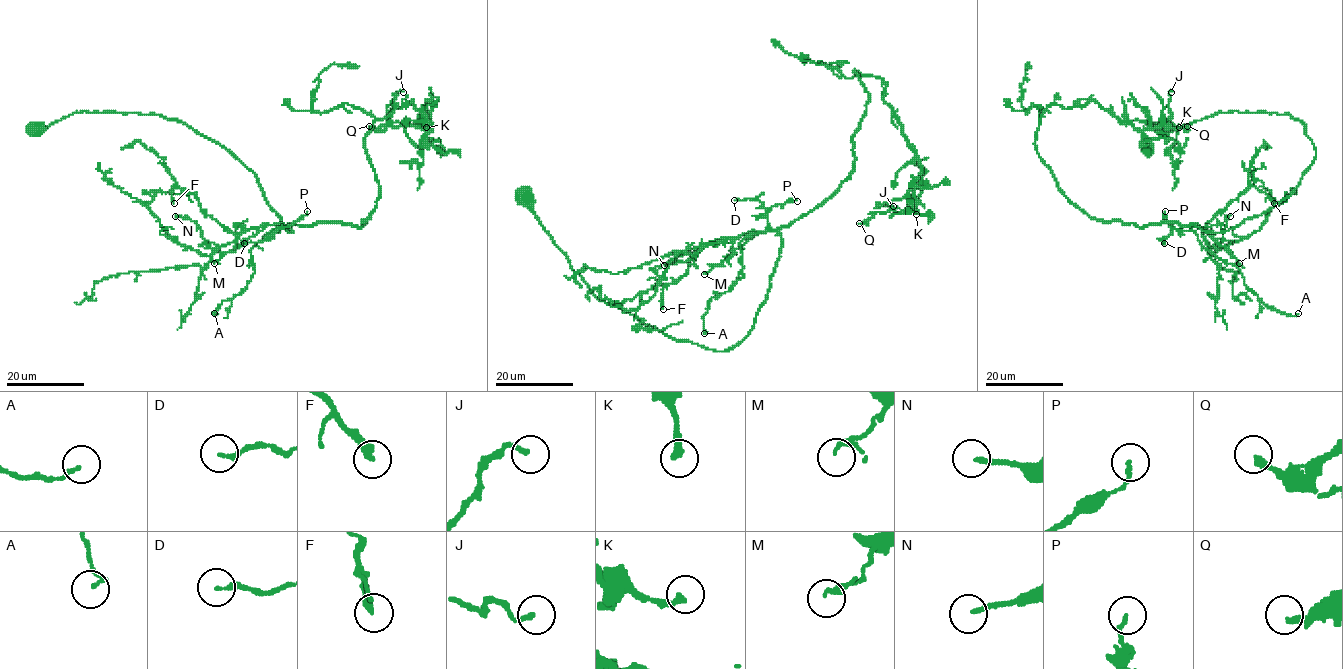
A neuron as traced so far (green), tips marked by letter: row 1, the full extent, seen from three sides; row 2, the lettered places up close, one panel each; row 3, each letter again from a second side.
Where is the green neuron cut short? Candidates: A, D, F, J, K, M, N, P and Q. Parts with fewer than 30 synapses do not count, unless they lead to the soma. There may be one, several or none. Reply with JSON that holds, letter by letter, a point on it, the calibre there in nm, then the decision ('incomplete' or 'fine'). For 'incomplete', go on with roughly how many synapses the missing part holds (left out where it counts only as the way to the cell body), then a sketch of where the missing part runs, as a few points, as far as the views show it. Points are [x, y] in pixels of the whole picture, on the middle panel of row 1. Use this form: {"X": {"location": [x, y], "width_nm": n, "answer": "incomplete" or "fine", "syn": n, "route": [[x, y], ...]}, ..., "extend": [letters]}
{"A": {"location": [704, 333], "width_nm": 140, "answer": "fine"}, "D": {"location": [734, 200], "width_nm": 200, "answer": "incomplete", "syn": 30, "route": [[734, 200], [706, 193], [693, 200], [690, 204], [693, 209]]}, "F": {"location": [663, 309], "width_nm": 300, "answer": "incomplete", "syn": 50, "route": [[663, 309], [662, 321], [666, 328], [644, 348], [656, 331], [618, 322], [635, 314]]}, "J": {"location": [893, 206], "width_nm": 170, "answer": "fine"}, "K": {"location": [916, 214], "width_nm": 280, "answer": "fine"}, "M": {"location": [704, 274], "width_nm": 140, "answer": "fine"}, "N": {"location": [664, 265], "width_nm": 180, "answer": "incomplete", "syn": 60, "route": [[664, 265], [642, 282], [637, 294], [591, 269], [564, 263], [540, 268], [547, 272]]}, "P": {"location": [797, 201], "width_nm": 130, "answer": "fine"}, "Q": {"location": [859, 223], "width_nm": 240, "answer": "fine"}, "extend": ["D", "F", "N"]}

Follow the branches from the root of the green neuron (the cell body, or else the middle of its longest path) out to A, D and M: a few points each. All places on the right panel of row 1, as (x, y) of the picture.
A: (1159, 130), (1234, 111), (1305, 126), (1315, 159), (1288, 196), (1222, 232), (1192, 228), (1264, 304), (1298, 313)
D: (1159, 130), (1266, 111), (1298, 119), (1315, 148), (1297, 188), (1267, 211), (1222, 232), (1174, 229), (1164, 243)
M: (1159, 130), (1234, 111), (1288, 114), (1305, 126), (1315, 159), (1288, 196), (1222, 232), (1195, 224), (1239, 263)

